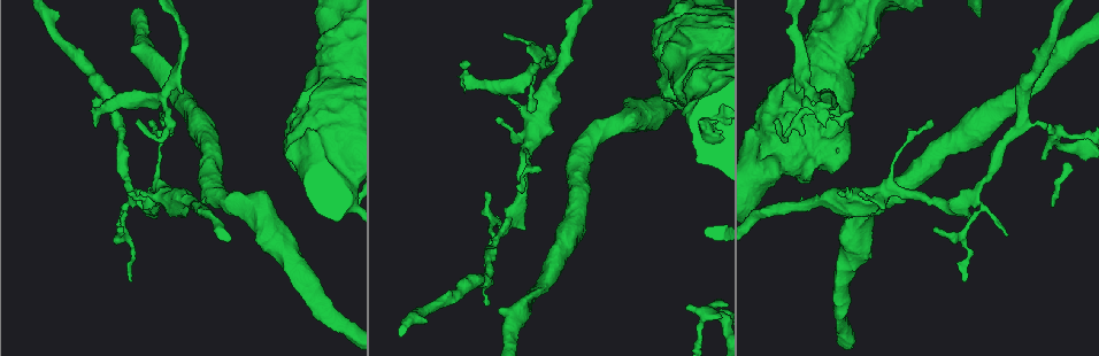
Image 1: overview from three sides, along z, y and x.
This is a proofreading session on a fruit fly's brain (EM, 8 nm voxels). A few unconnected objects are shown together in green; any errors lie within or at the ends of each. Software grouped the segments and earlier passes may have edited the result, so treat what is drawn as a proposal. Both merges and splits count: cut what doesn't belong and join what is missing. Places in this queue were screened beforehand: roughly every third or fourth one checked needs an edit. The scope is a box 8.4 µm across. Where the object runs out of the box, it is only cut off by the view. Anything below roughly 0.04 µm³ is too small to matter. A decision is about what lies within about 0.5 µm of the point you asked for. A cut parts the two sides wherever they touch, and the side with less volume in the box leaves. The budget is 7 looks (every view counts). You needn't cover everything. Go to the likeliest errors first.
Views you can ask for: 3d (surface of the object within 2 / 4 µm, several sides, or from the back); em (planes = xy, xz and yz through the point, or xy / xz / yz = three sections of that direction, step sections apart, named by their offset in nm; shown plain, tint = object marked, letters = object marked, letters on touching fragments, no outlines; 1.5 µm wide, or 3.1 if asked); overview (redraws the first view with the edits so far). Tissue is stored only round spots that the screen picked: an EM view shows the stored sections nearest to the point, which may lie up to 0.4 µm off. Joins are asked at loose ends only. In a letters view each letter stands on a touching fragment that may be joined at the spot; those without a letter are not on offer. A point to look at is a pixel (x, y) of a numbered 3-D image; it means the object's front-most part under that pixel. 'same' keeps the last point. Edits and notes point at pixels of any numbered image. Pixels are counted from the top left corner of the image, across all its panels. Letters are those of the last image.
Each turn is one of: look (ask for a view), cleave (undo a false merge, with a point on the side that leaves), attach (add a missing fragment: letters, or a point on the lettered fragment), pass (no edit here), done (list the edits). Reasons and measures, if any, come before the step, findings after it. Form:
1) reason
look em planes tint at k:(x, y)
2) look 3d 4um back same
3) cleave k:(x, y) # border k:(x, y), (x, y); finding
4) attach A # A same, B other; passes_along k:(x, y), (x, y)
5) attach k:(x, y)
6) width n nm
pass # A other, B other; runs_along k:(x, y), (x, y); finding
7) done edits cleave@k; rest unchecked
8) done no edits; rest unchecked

free end
look em xz step 4 plain at 1:(686, 306)

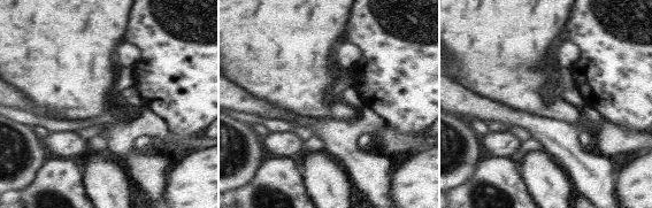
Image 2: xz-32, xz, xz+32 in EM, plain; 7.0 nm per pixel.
look em xz step 4 letters same

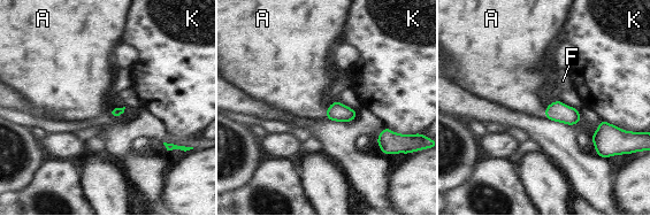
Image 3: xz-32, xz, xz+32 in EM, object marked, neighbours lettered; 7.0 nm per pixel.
attach A # A same, F other, K other; the neuron continues

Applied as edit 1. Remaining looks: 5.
tapers out
look 3d 2um back at 1:(966, 280)

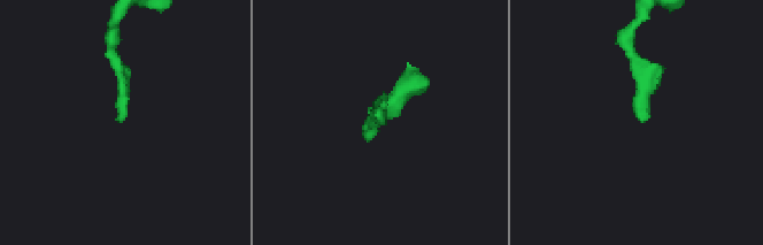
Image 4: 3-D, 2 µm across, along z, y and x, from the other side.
now the EM
look em planes plain at 4:(638, 119)

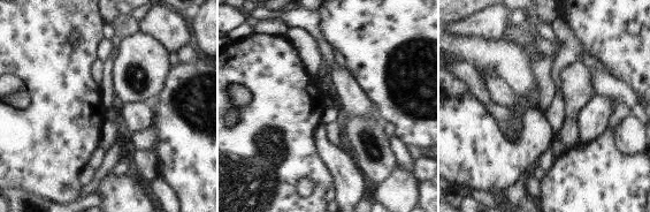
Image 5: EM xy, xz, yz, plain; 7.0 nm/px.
what lies round it
look em planes letters same

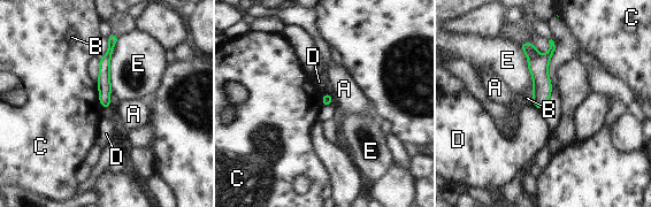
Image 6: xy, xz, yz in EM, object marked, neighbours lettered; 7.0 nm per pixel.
pass # A other, B other, C other, D other, E other; runs_along 6:(112, 37), (105, 62), (105, 104); none of them fits

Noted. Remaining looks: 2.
done edits attach@3; rest unchecked

